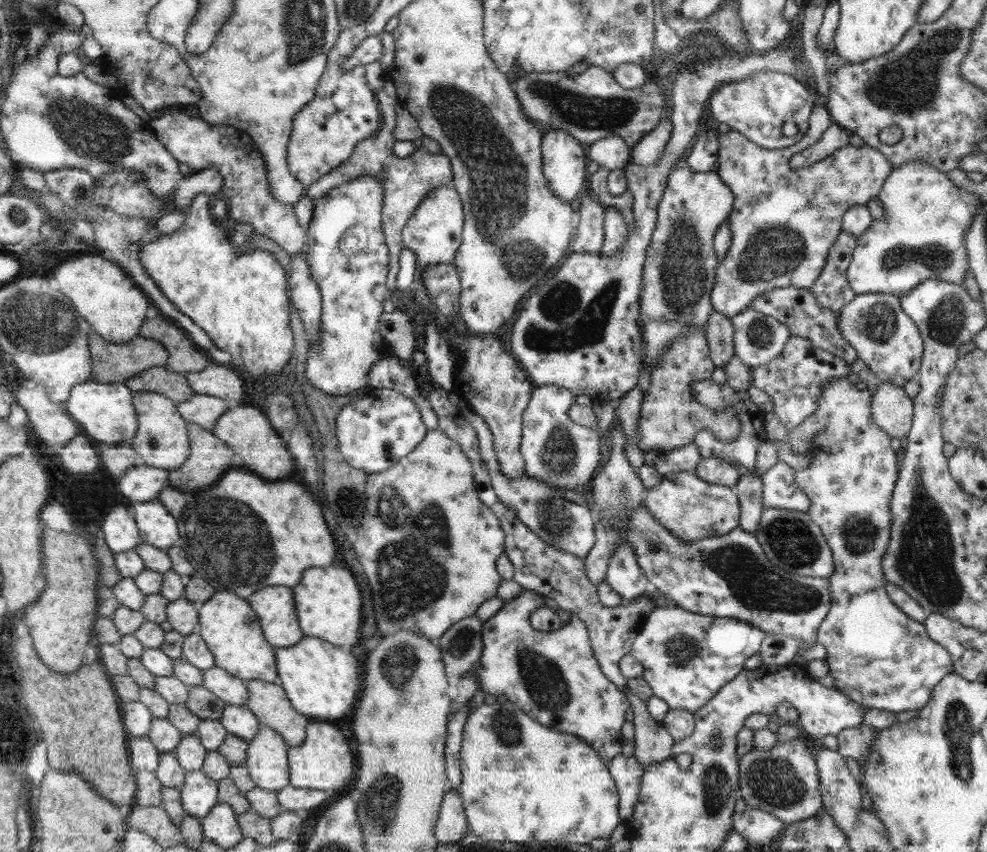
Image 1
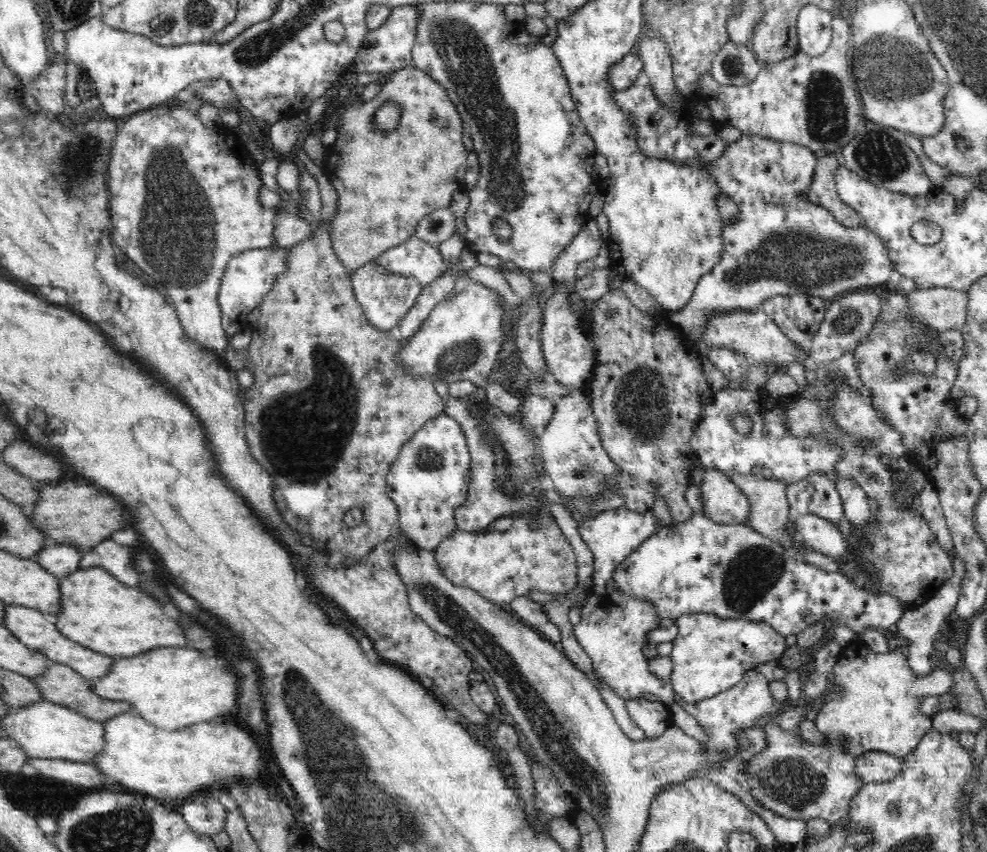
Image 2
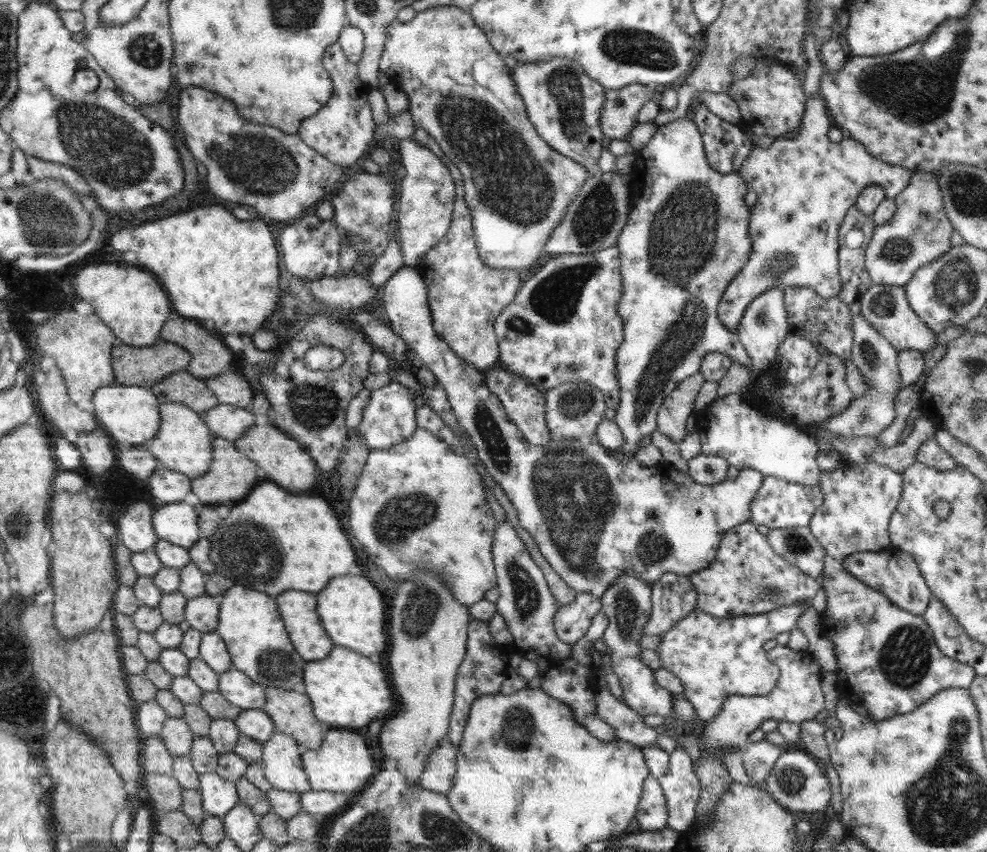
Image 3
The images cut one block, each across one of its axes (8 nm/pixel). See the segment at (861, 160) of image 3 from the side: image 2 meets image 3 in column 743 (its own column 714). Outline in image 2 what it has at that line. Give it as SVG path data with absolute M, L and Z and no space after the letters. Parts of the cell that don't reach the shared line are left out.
M742 136L728 145L722 155L714 165L710 165L709 174L716 178L720 192L738 205L738 216L732 222L722 218L724 252L720 262L708 274L700 276L689 303L682 310L667 313L667 318L691 339L695 348L704 334L704 324L712 318L712 312L728 314L732 310L755 310L766 298L798 293L810 293L829 302L849 292L888 282L895 268L886 245L876 233L868 231L862 224L858 228L849 228L836 220L824 205L812 202L809 197L802 198L808 195L820 154L798 144L760 136Z

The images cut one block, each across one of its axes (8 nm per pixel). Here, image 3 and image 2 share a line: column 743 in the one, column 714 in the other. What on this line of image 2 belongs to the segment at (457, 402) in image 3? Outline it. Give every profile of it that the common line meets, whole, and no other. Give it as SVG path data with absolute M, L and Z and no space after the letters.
M702 466L701 500L703 512L716 524L746 524L750 501L724 472Z

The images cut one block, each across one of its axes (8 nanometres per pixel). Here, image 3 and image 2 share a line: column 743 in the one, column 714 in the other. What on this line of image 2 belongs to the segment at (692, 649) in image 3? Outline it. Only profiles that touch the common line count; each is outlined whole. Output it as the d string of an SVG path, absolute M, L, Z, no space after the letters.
M705 613L680 616L676 624L679 633L673 641L673 650L669 655L672 662L670 683L686 703L696 704L700 700L712 698L715 694L723 693L726 689L738 685L745 673L755 670L756 664L766 664L772 661L780 664L782 654L787 649L785 636L780 635L768 624L742 619L724 619Z

